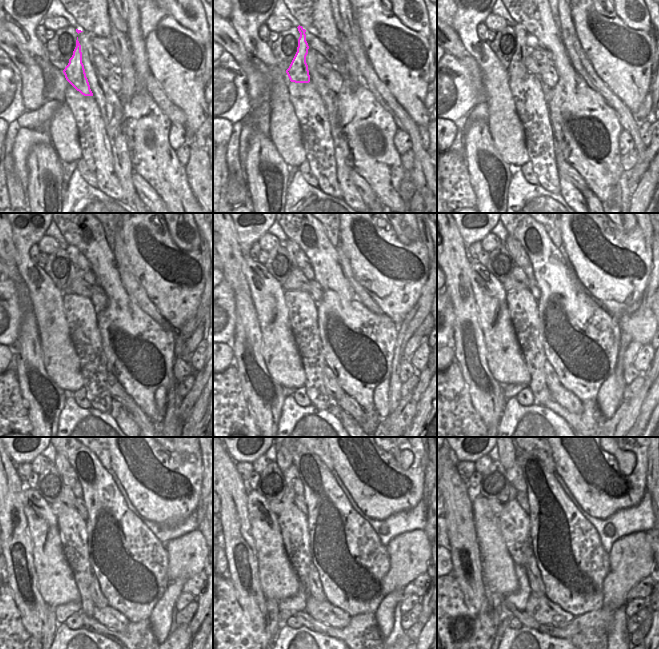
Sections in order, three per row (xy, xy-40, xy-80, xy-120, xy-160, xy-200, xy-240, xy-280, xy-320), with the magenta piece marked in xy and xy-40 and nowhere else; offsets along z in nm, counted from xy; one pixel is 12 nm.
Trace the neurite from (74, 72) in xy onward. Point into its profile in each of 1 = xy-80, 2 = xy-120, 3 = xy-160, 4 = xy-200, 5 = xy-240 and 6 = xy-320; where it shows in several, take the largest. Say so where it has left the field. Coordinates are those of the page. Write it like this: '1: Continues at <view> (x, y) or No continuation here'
1: Continues at xy-80 (517, 70)
2: Continues at xy-120 (76, 272)
3: Continues at xy-160 (292, 247)
4: Continues at xy-200 (513, 245)
5: Continues at xy-240 (61, 463)
6: Continues at xy-320 (507, 457).

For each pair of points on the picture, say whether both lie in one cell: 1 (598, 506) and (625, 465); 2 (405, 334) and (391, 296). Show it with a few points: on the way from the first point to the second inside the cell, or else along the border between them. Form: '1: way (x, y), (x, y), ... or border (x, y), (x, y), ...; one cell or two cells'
1: border (607, 452), (615, 457), (624, 474), (632, 472); two cells
2: border (415, 304), (398, 326); two cells

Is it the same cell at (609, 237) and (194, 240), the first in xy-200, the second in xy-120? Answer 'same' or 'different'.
different

